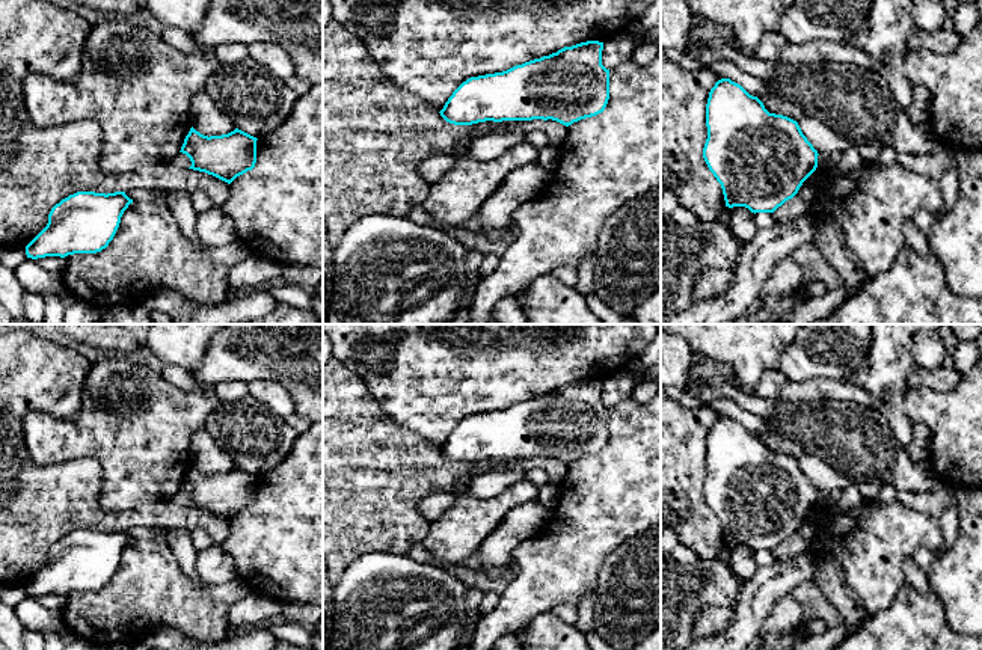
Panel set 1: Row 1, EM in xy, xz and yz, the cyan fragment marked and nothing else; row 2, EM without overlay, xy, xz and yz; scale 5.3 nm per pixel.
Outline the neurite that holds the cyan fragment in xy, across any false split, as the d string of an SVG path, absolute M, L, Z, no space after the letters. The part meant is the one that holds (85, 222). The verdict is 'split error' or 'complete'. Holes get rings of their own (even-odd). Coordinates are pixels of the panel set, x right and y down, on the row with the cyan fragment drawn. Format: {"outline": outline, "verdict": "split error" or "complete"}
{"outline": "M125 192L69 195L51 208L47 226L26 246L27 258L101 252L130 204L133 199Z", "verdict": "complete"}

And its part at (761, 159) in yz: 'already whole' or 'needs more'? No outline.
already whole

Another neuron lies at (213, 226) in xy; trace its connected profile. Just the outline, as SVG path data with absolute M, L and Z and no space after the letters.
M219 207L198 213L196 235L205 246L226 246L238 240L232 220Z

